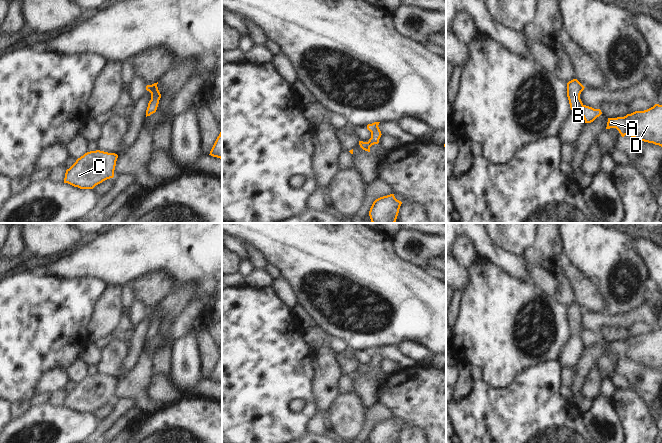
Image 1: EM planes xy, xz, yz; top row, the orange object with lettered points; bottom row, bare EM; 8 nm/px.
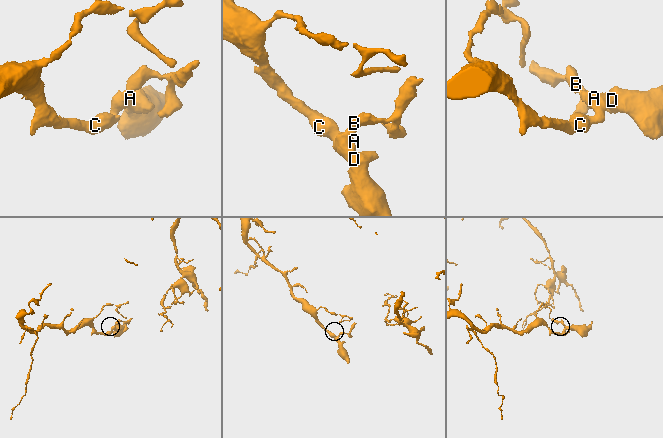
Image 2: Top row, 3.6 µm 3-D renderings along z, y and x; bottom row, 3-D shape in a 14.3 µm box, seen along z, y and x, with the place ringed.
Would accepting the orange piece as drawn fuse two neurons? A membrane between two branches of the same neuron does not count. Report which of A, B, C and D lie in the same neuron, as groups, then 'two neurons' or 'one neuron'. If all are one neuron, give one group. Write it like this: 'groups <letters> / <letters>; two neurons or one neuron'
groups A B C D; one neuron

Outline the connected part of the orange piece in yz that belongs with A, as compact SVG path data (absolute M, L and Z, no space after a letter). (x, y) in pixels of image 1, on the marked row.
M655 104L644 111L624 117L608 118L606 129L616 128L622 137L631 137L662 147L662 105Z

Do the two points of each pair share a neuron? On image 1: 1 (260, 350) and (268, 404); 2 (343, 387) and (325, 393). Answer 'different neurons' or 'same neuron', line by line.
1: same neuron
2: different neurons

